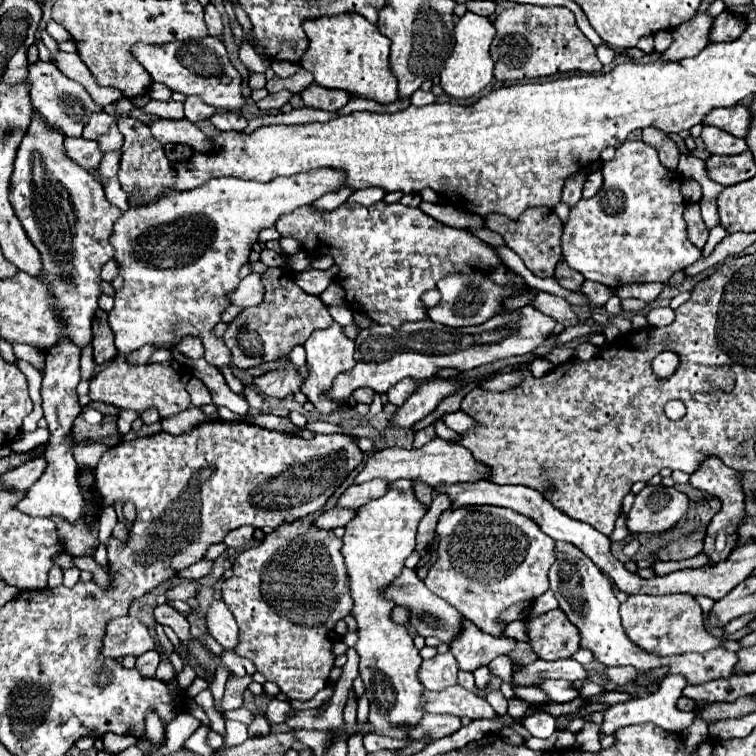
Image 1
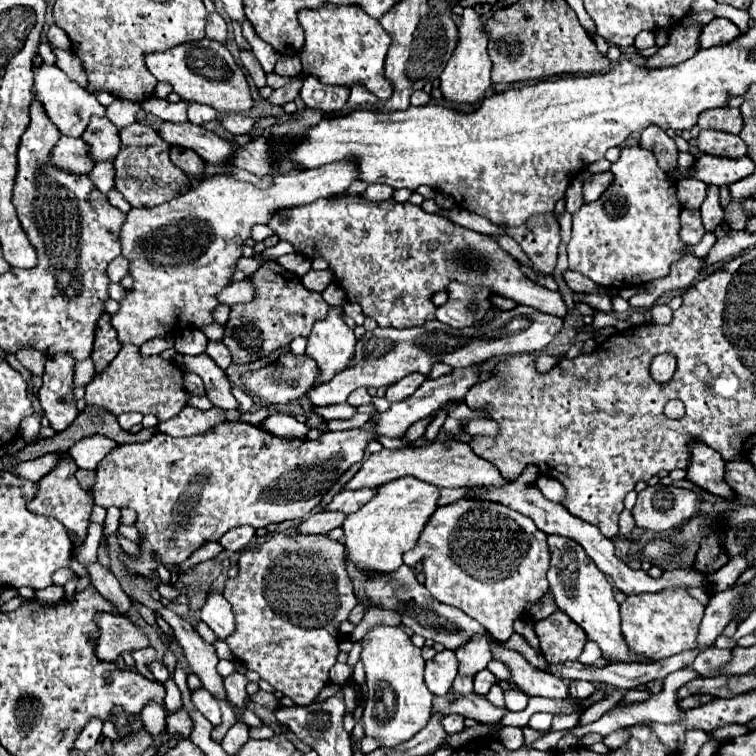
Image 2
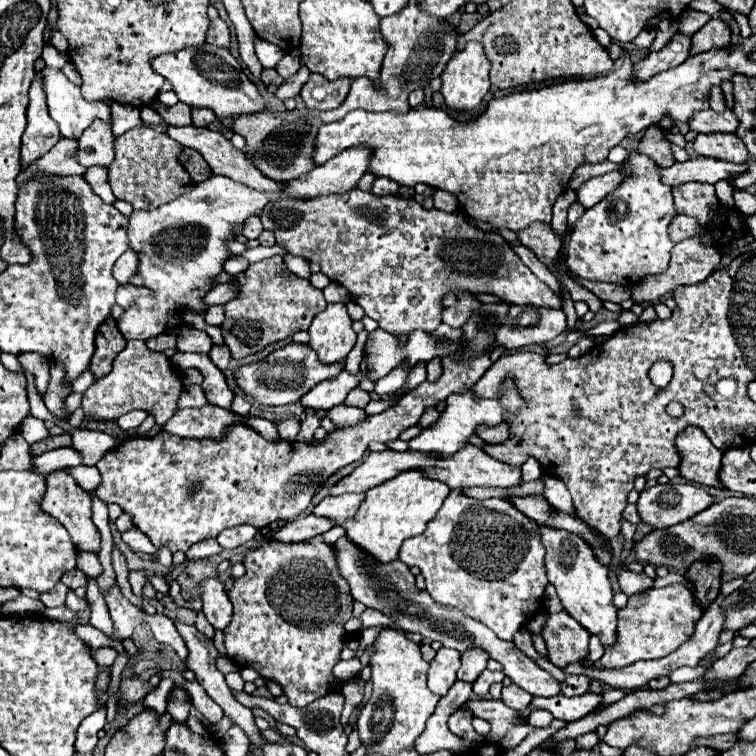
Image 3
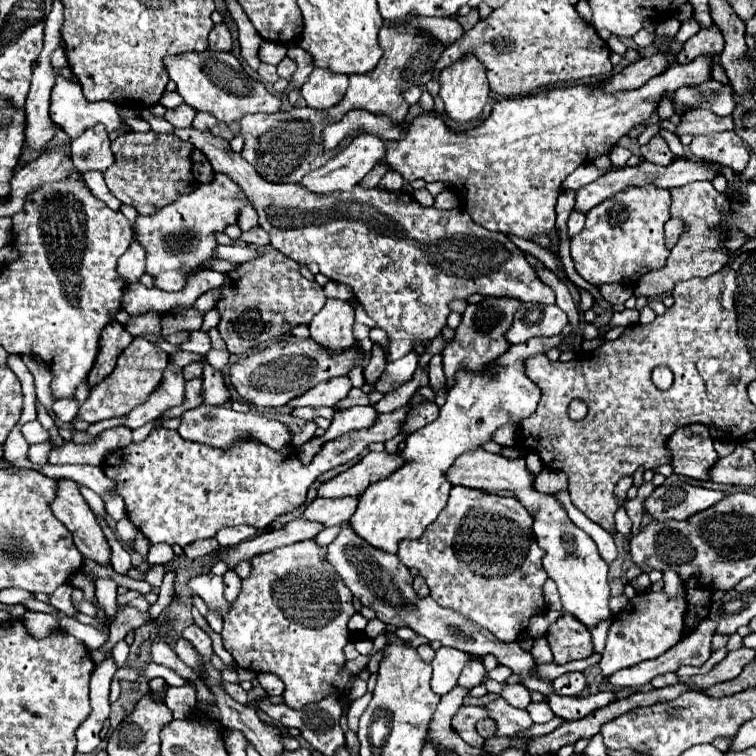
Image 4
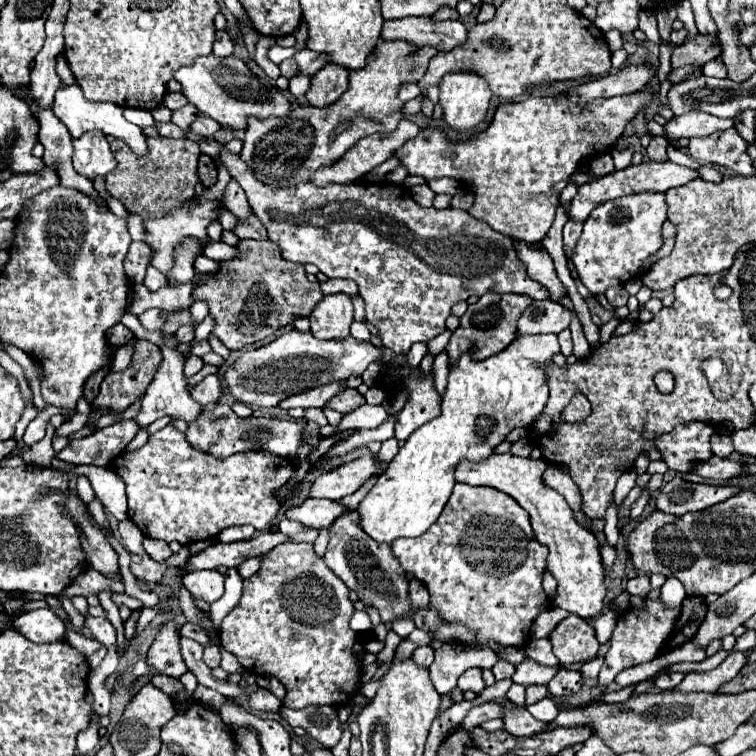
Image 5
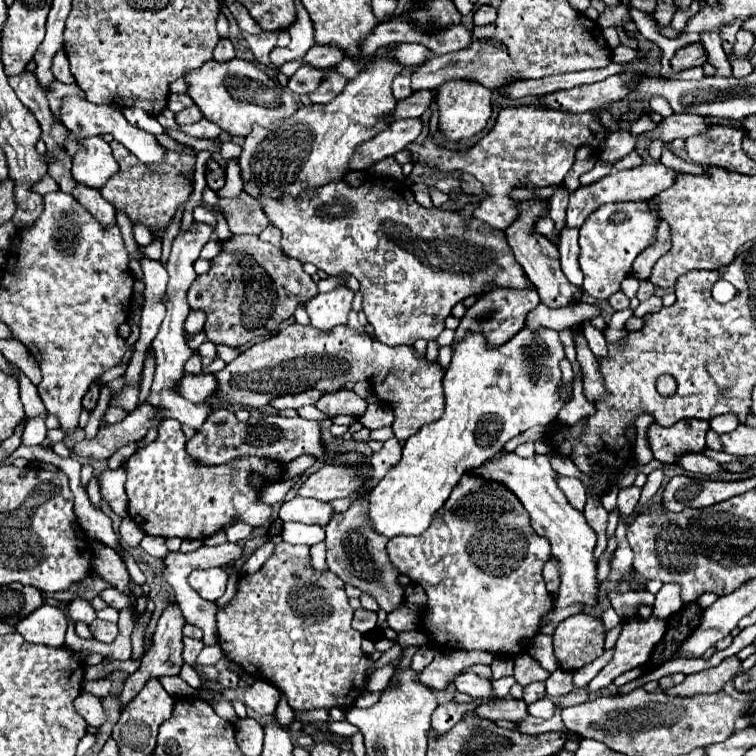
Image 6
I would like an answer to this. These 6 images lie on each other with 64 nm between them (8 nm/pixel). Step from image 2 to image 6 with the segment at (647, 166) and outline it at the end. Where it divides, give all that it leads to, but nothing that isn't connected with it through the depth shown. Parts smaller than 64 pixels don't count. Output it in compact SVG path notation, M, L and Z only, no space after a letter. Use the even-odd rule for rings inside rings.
M646 200L604 204L592 212L580 228L578 264L584 274L584 290L600 300L606 300L618 292L620 282L630 276L636 256L654 244L658 224L660 214Z

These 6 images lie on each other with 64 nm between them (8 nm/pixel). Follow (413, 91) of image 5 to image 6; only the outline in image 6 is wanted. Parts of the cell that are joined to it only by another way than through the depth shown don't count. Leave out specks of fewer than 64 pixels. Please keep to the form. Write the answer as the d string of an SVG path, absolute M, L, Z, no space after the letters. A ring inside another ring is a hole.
M408 74L396 76L396 80L394 80L394 84L392 84L392 90L394 90L394 98L396 98L396 100L404 100L404 98L412 96L410 76L408 76Z

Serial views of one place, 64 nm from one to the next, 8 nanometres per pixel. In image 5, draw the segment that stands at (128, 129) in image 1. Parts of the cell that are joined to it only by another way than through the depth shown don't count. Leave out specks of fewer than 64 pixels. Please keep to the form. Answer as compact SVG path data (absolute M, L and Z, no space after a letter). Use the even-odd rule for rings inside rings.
M164 136L148 138L148 156L136 156L132 148L124 146L122 140L112 142L112 154L118 166L106 176L106 190L120 200L128 212L140 214L144 220L160 218L164 212L184 204L194 196L198 182L196 164L200 156L198 144L189 139L174 139Z

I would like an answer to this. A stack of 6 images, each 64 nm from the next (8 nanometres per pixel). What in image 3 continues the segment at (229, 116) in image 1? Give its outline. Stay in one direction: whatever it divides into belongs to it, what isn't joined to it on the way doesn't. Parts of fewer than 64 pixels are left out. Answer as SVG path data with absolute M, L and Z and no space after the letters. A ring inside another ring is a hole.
M340 108L330 112L320 110L292 110L292 112L256 112L242 114L232 120L232 130L246 138L246 158L272 180L294 180L314 168L310 158L314 140L324 118L342 118Z

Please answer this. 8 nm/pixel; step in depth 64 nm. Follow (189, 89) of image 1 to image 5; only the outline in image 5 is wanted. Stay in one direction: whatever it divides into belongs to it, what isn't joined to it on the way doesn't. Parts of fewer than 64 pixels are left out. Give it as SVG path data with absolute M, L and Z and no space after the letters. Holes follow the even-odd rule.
M214 54L198 56L192 66L178 68L174 78L182 86L182 94L194 104L200 114L214 118L220 126L232 130L244 130L248 116L268 118L268 116L286 116L290 112L290 102L280 92L270 78L254 76L248 66L236 56L218 58Z

